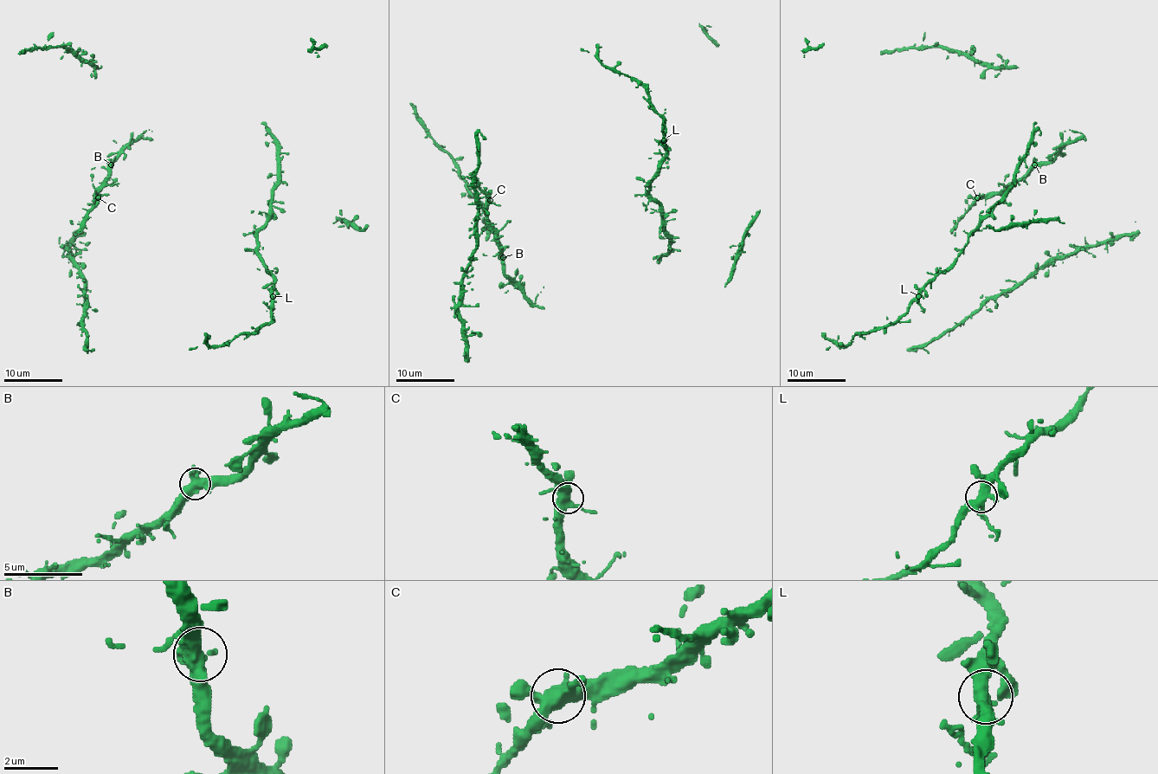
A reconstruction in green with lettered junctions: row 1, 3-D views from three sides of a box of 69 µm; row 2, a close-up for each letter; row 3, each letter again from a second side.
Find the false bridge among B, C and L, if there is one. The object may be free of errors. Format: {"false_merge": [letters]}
{"false_merge": []}

